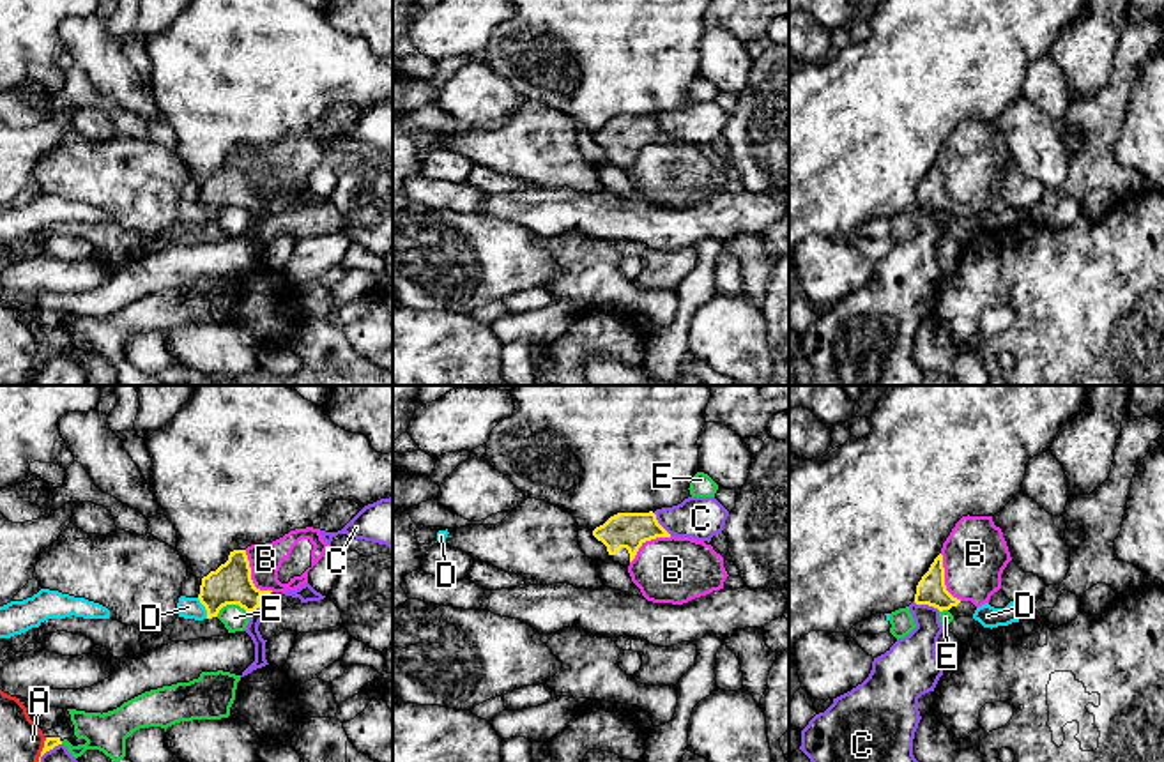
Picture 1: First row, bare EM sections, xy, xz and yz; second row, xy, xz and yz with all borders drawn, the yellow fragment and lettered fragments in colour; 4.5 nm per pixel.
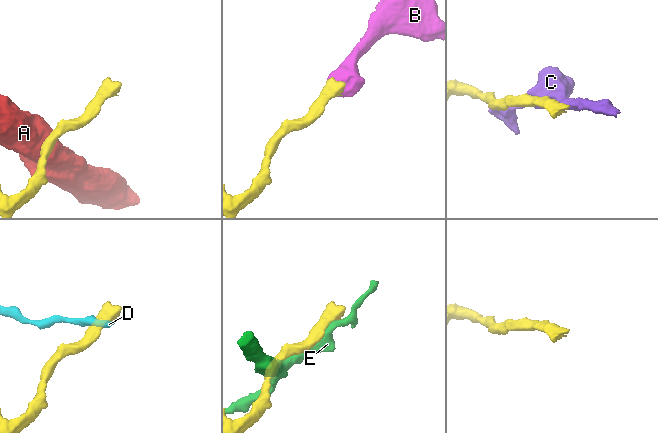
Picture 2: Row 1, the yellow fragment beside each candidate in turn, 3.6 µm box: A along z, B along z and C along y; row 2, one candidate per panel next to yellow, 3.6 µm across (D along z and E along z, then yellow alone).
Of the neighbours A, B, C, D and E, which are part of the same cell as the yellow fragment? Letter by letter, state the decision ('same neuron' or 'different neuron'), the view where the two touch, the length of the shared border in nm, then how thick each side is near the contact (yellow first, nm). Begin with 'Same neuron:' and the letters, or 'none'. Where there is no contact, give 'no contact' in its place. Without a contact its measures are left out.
Same neuron: B
A: different neuron | xy | 220 nm | 60/200 nm
B: same neuron | xy | 240 nm | 190/140 nm
C: different neuron | yz | 130 nm | 140/200 nm
D: different neuron | xy | 110 nm | 190/100 nm
E: different neuron | xy | 150 nm | 190/120 nm

